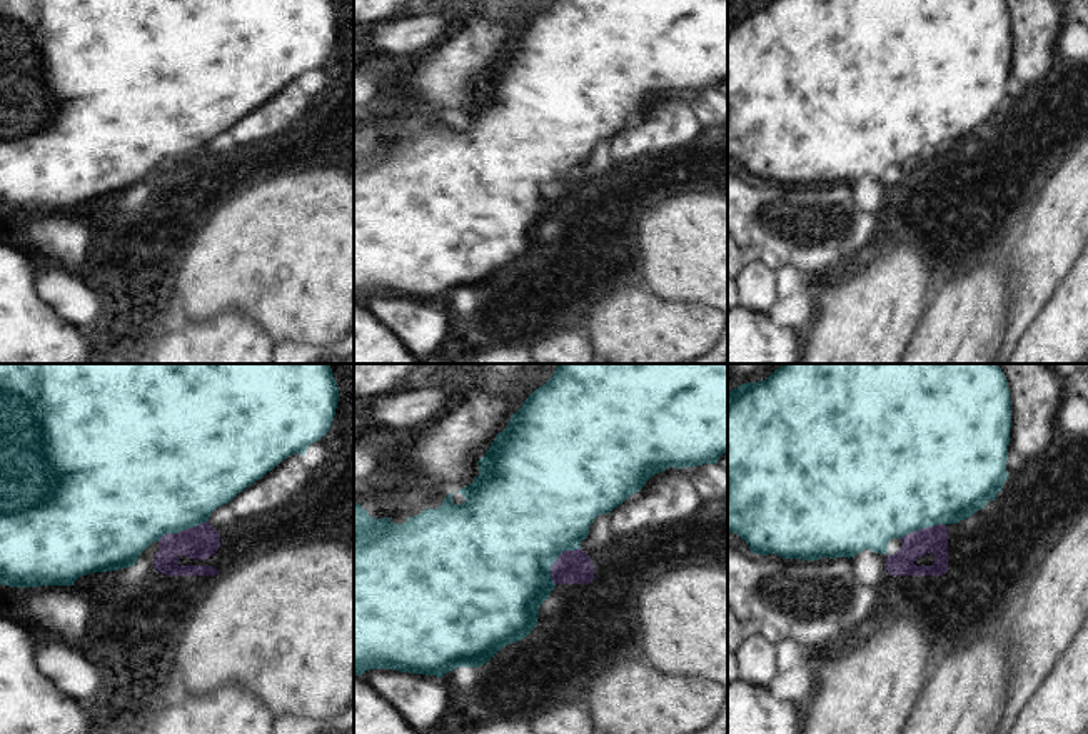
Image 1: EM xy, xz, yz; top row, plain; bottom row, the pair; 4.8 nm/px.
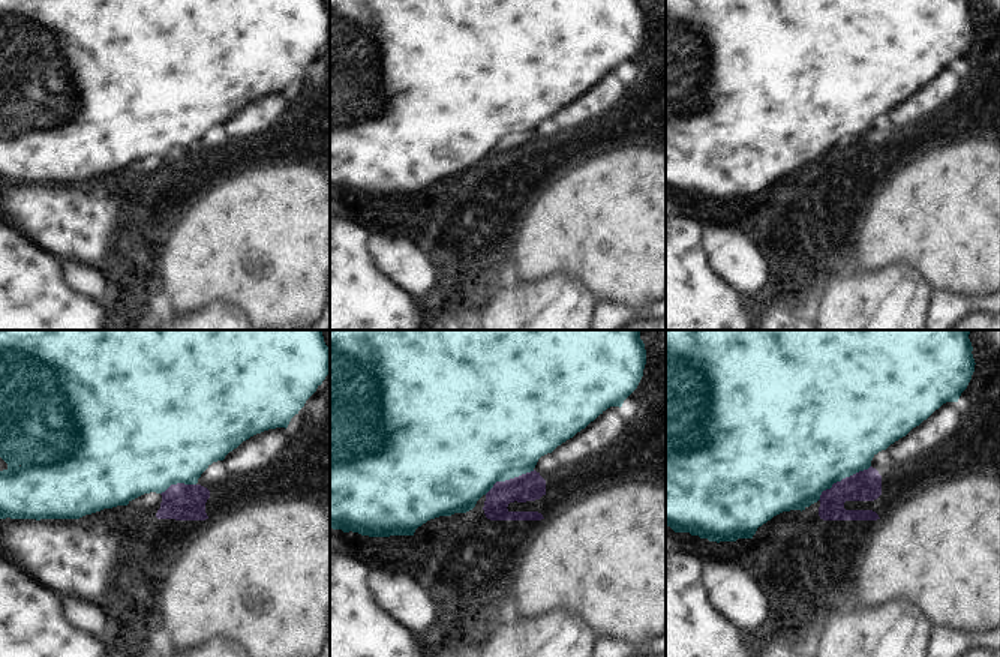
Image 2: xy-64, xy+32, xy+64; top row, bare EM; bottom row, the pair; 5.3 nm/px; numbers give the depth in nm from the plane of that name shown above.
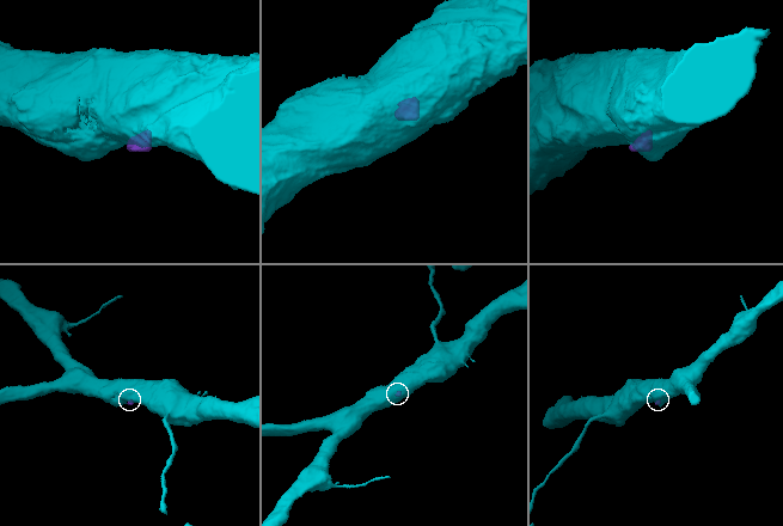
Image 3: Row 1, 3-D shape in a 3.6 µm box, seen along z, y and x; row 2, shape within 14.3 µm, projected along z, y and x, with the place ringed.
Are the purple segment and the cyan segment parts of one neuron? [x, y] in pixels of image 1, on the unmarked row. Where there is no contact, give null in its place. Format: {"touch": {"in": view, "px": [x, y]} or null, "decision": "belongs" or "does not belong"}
{"touch": {"in": "xy", "px": [182, 157]}, "decision": "belongs"}

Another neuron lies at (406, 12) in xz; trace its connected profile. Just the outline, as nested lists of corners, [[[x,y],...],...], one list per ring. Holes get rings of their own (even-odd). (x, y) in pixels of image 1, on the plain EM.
[[[407,0],[400,8],[394,10],[389,17],[380,20],[379,23],[395,23],[399,20],[412,18],[414,12],[421,7],[427,5],[432,0]]]

